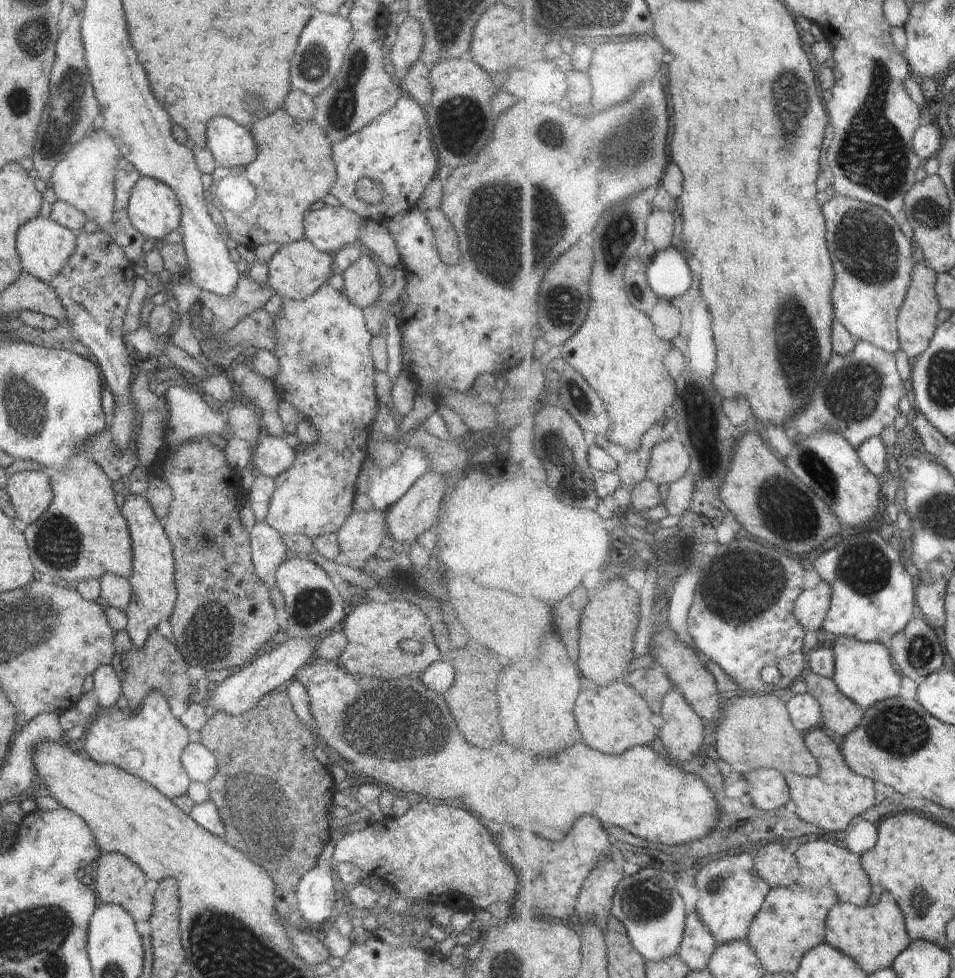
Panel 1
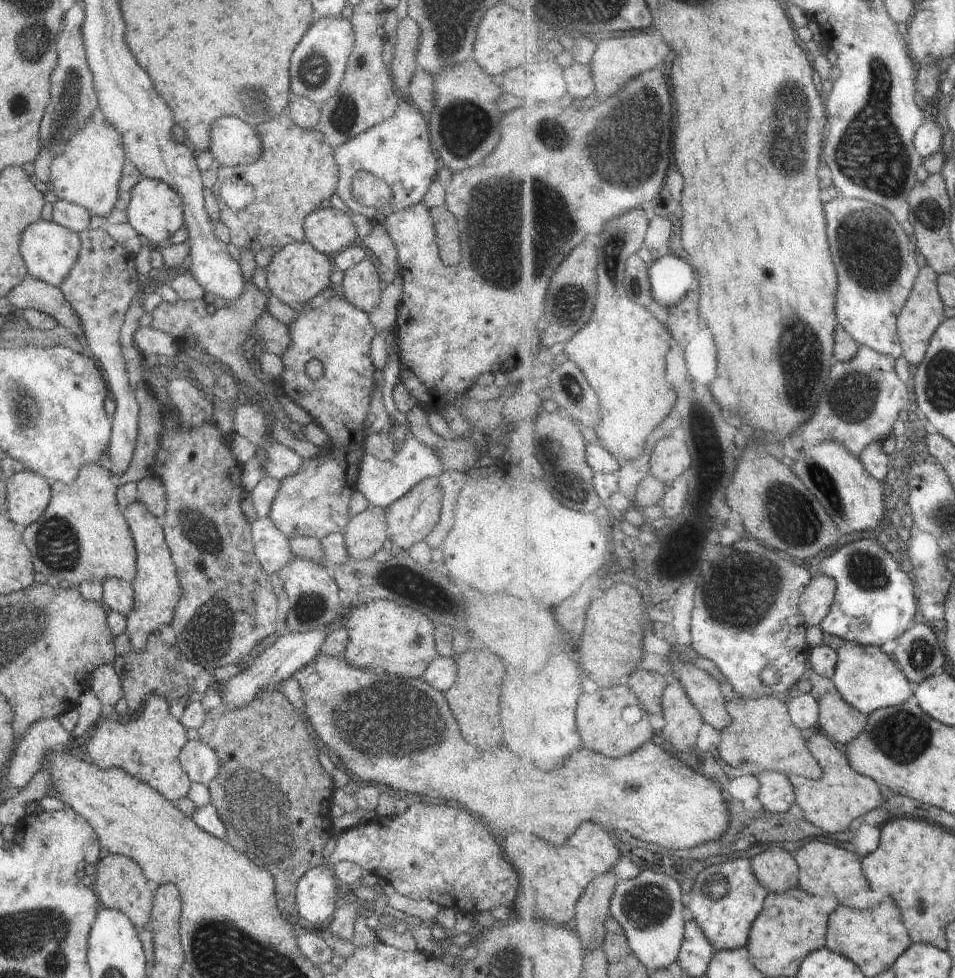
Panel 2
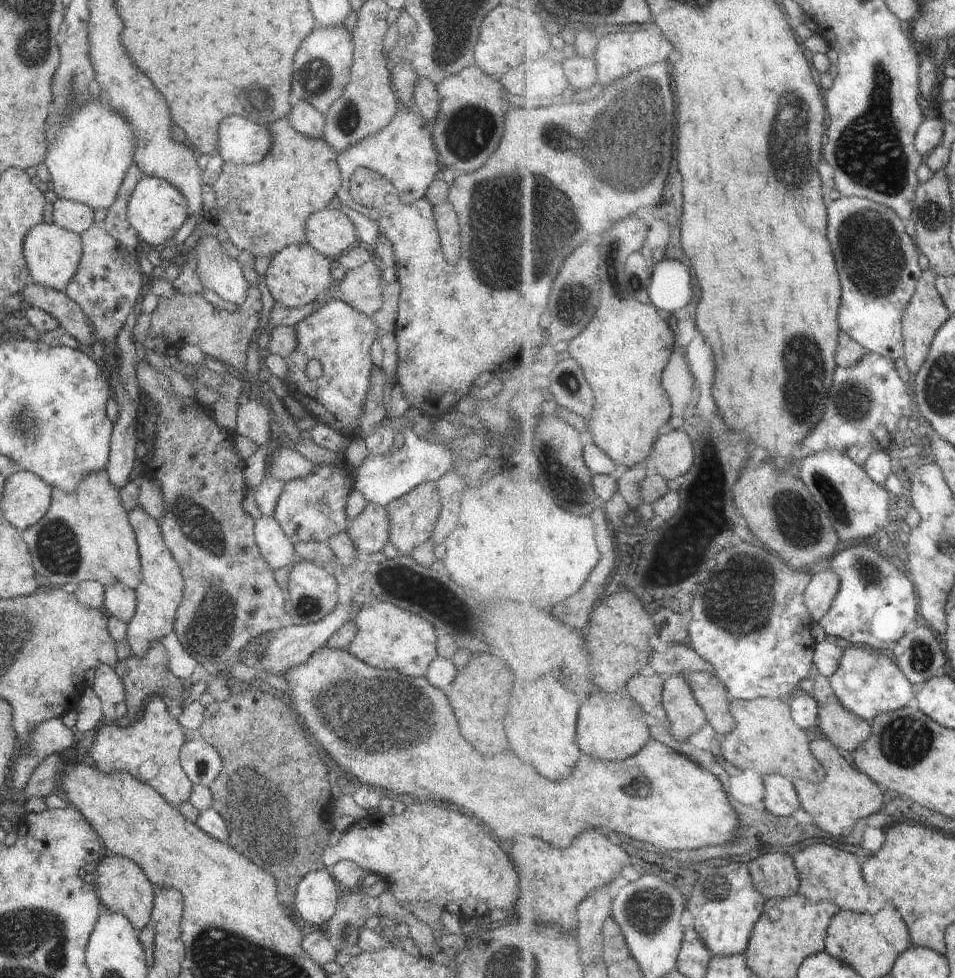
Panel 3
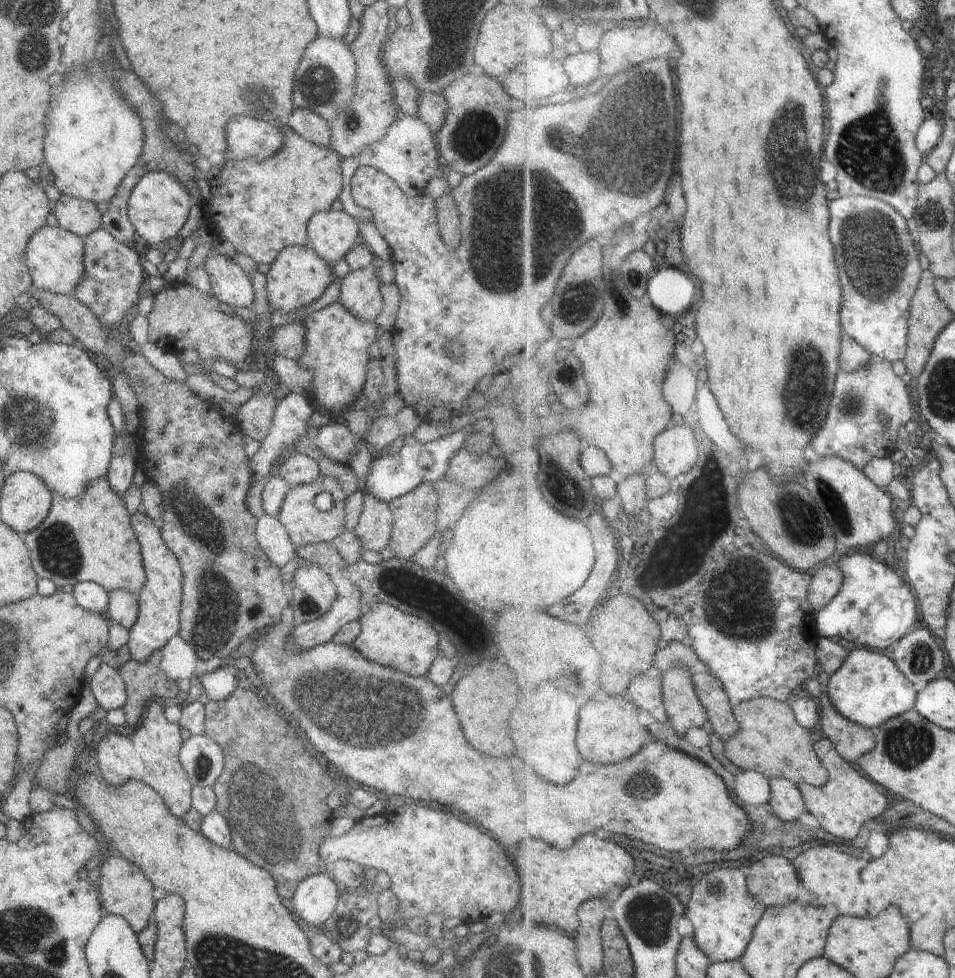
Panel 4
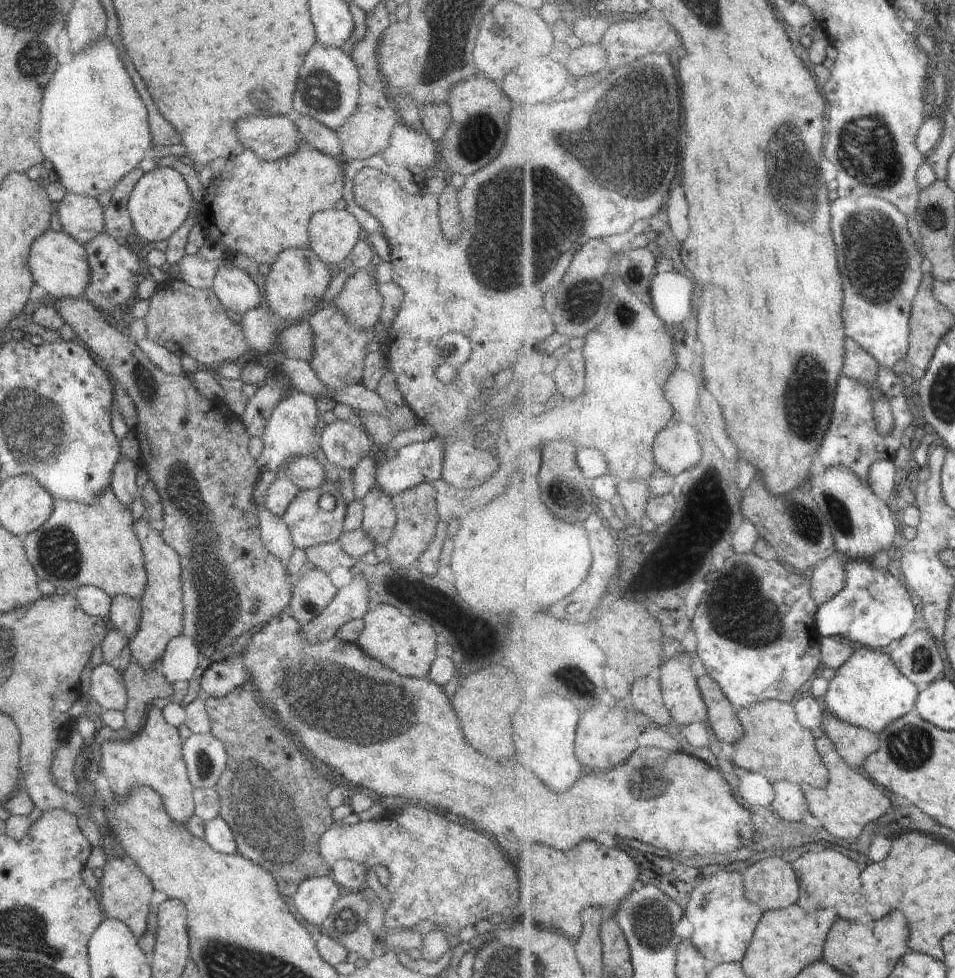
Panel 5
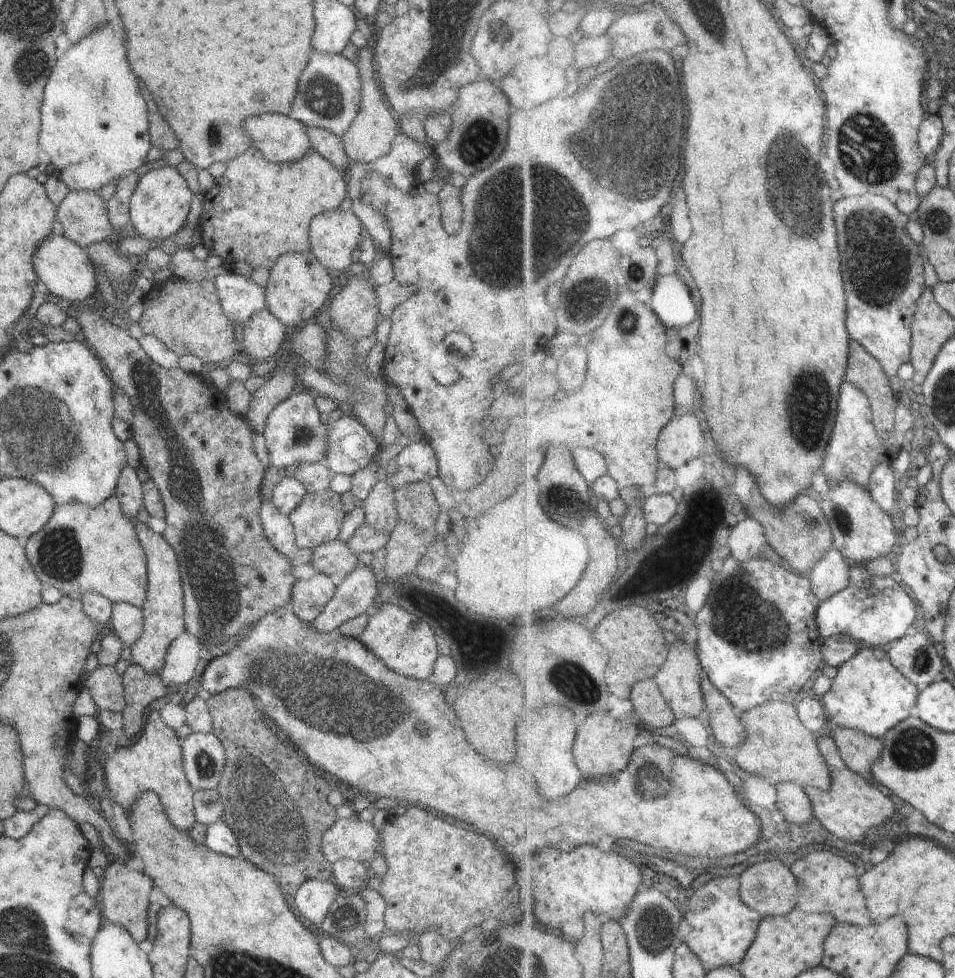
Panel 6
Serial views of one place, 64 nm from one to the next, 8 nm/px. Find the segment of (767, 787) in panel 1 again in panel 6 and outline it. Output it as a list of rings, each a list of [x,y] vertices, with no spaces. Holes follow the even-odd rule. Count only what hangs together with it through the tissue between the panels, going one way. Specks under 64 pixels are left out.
[[[786,782],[780,790],[780,808],[786,808],[786,816],[794,824],[810,824],[814,818],[814,805],[807,788],[794,782]]]

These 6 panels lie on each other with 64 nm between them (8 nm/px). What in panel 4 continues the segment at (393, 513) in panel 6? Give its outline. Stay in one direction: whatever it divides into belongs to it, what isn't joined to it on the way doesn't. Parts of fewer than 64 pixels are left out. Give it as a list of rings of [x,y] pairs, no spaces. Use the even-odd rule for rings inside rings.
[[[364,494],[362,514],[354,528],[364,551],[382,550],[388,546],[394,519],[387,502]]]

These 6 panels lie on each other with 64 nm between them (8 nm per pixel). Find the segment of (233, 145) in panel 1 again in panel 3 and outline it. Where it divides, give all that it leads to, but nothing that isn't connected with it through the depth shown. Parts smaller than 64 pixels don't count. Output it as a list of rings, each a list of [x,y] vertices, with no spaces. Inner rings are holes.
[[[231,115],[219,126],[219,146],[216,152],[224,163],[248,165],[260,163],[273,146],[273,137],[266,126]]]

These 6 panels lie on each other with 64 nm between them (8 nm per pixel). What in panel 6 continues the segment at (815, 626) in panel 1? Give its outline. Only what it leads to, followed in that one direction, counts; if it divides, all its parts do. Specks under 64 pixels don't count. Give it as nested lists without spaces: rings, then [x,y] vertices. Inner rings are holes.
[[[836,546],[824,556],[824,560],[817,565],[810,576],[813,589],[821,602],[830,600],[851,585],[853,565]]]

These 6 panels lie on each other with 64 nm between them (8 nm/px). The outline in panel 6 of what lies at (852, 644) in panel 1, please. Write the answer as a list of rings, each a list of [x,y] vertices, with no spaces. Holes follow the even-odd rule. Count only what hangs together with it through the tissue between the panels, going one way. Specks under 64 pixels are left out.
[[[863,646],[856,656],[843,663],[832,690],[823,698],[829,713],[828,732],[852,728],[884,739],[891,730],[916,715],[921,689],[892,662],[891,654],[878,647]]]

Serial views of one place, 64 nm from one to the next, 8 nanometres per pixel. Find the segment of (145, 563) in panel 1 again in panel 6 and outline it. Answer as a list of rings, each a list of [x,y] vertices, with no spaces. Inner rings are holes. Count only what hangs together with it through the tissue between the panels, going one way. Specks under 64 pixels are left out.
[[[135,522],[135,531],[146,555],[147,594],[141,608],[144,617],[142,636],[134,646],[131,646],[131,653],[138,666],[148,674],[156,674],[164,668],[169,644],[187,630],[184,622],[183,586],[180,582],[178,558],[173,547],[161,534],[152,531],[146,523]]]

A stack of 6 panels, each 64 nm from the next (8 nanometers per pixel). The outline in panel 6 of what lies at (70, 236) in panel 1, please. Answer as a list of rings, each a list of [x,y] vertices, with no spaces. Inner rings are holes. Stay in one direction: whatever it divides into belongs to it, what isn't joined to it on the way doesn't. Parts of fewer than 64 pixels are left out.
[[[52,234],[50,238],[43,240],[40,246],[36,246],[36,252],[32,256],[32,266],[38,274],[38,280],[48,288],[50,294],[58,298],[64,298],[73,303],[81,301],[92,303],[92,300],[99,295],[96,289],[96,271],[87,250],[78,246],[65,234]]]

